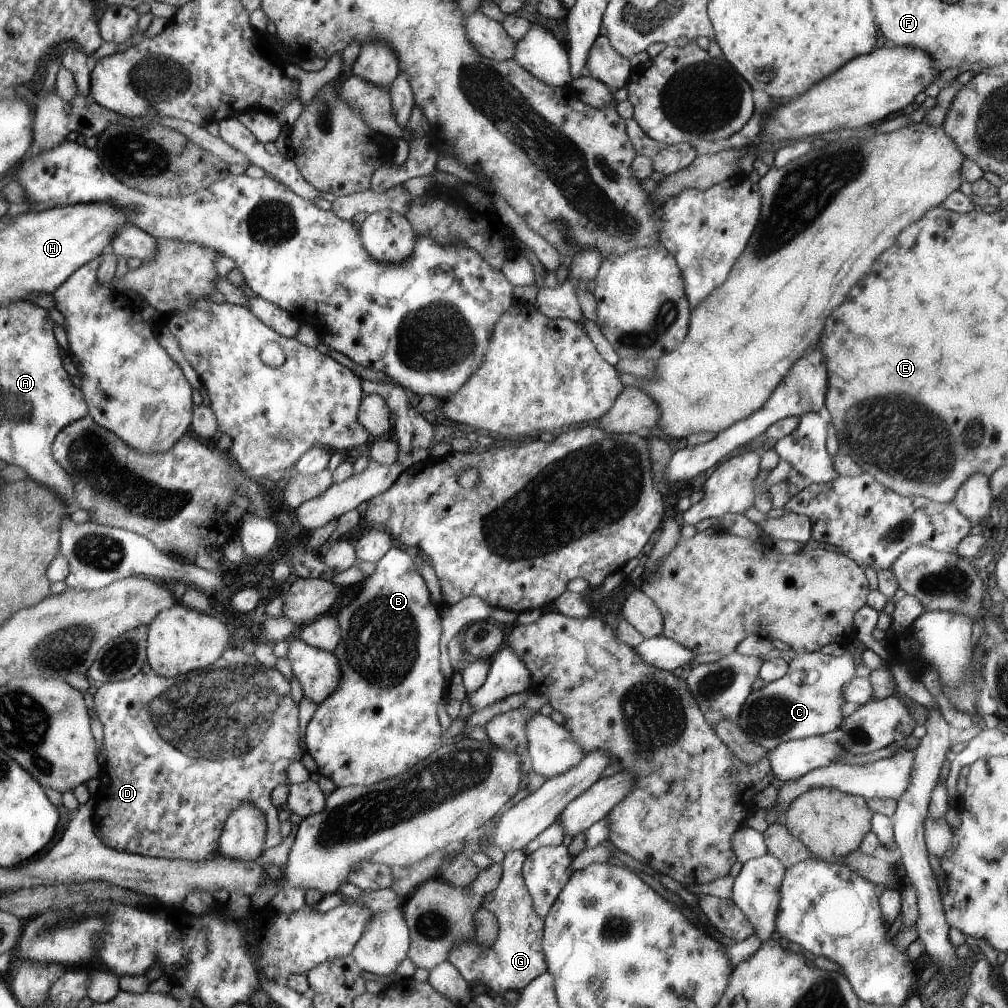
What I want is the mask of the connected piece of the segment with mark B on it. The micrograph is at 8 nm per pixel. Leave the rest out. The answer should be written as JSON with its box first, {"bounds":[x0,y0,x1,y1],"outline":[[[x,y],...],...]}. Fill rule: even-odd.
{"bounds":[306,544,446,787],"outline":[[[394,544],[393,547],[376,562],[374,572],[368,576],[364,576],[364,580],[360,582],[360,591],[356,594],[346,606],[344,606],[335,617],[340,626],[340,641],[334,650],[338,662],[341,664],[342,678],[338,688],[325,699],[318,703],[317,709],[314,710],[308,729],[306,730],[306,746],[310,756],[314,758],[318,764],[318,774],[328,776],[336,782],[336,787],[348,787],[351,785],[369,786],[386,779],[397,777],[398,774],[413,769],[418,762],[424,761],[430,757],[440,747],[440,722],[438,722],[438,704],[444,700],[446,694],[446,679],[440,669],[440,639],[442,636],[442,622],[440,622],[440,612],[434,606],[430,592],[426,588],[426,582],[422,580],[419,572],[416,572],[416,564],[414,560],[404,552],[404,548]]]}

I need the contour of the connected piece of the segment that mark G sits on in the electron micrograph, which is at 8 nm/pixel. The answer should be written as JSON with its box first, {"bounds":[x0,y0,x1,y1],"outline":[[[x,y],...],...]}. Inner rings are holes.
{"bounds":[448,849,548,994],"outline":[[[516,849],[509,851],[505,854],[502,866],[502,879],[498,882],[498,887],[494,891],[491,891],[482,902],[484,909],[489,909],[496,914],[496,920],[500,930],[498,932],[498,938],[494,942],[492,948],[488,948],[484,954],[480,952],[480,946],[478,942],[462,942],[458,946],[454,946],[454,950],[450,950],[450,958],[448,961],[460,972],[460,975],[468,982],[484,982],[488,989],[498,994],[503,994],[510,988],[514,988],[514,991],[520,992],[520,988],[526,989],[526,986],[530,985],[530,982],[534,981],[534,978],[538,978],[548,970],[548,963],[544,952],[542,952],[542,938],[545,931],[545,920],[540,918],[533,907],[533,898],[530,898],[530,892],[526,888],[524,878],[525,859],[528,852],[523,849]]]}

